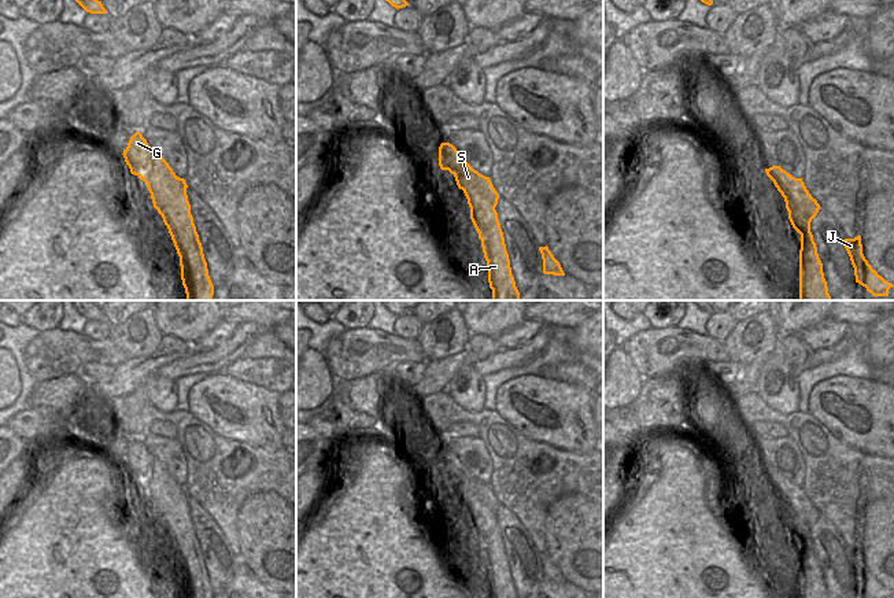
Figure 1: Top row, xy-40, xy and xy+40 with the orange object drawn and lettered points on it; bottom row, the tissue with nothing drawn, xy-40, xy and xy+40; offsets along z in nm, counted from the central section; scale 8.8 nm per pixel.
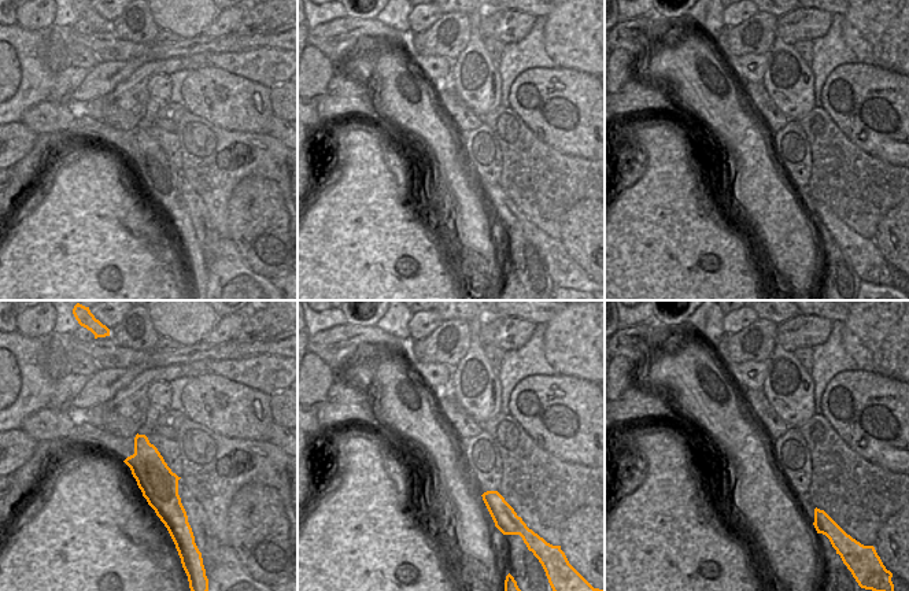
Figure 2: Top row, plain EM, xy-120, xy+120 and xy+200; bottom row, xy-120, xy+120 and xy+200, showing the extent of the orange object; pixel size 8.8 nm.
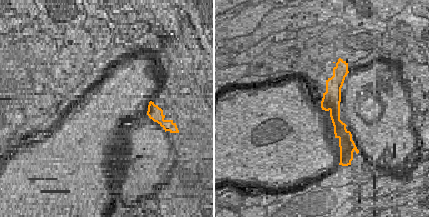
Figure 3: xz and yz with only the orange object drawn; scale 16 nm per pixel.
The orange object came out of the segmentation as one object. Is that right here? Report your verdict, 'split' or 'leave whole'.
split

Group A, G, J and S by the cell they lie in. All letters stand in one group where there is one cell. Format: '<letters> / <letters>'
A G / J S

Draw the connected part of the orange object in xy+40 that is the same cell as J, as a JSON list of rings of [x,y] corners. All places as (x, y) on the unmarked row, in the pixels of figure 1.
[[[860,542],[854,546],[845,546],[845,555],[854,575],[856,590],[865,594],[867,598],[889,598],[894,594],[879,583],[865,566]]]

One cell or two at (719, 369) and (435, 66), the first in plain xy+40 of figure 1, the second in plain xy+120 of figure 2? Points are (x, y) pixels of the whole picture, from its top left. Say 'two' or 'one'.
one

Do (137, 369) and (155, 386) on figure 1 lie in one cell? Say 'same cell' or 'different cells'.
different cells

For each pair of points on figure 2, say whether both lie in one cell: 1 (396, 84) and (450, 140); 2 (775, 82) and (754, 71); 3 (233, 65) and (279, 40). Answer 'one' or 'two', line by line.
1: one
2: two
3: two

